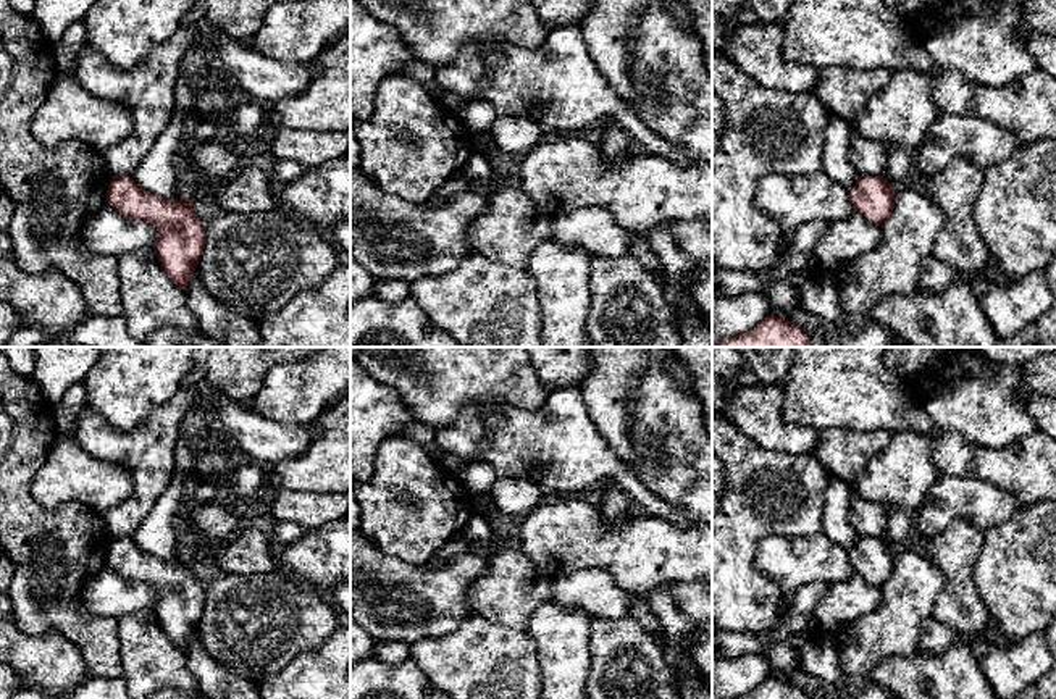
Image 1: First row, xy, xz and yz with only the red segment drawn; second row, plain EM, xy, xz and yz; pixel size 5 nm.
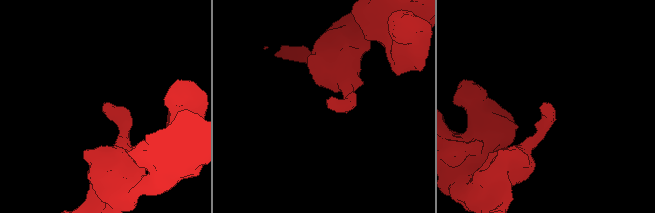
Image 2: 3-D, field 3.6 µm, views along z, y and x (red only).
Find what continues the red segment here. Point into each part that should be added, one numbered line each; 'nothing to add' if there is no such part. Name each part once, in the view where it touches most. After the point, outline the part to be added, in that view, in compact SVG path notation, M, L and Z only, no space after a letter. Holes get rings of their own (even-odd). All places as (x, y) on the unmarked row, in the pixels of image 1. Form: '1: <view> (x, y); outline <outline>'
nothing to add

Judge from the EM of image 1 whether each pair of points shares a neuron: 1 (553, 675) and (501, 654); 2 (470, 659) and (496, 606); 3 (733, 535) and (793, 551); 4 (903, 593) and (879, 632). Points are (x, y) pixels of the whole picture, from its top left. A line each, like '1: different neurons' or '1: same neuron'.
1: different neurons
2: different neurons
3: different neurons
4: same neuron

